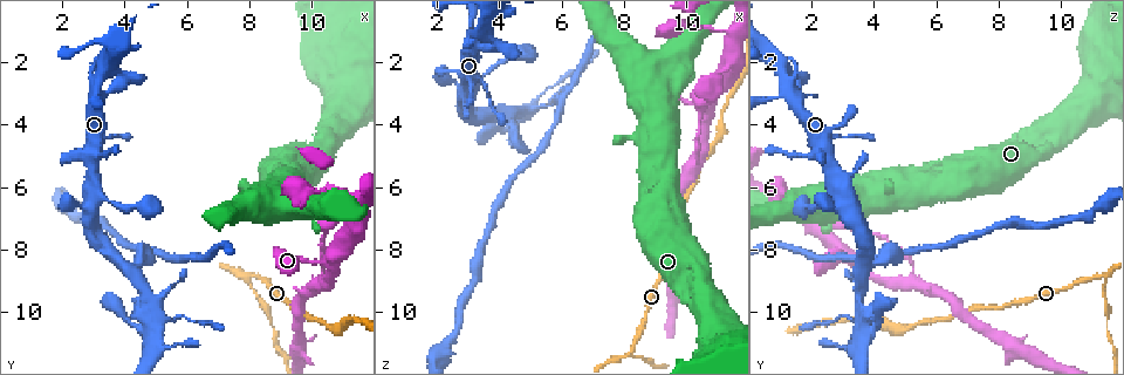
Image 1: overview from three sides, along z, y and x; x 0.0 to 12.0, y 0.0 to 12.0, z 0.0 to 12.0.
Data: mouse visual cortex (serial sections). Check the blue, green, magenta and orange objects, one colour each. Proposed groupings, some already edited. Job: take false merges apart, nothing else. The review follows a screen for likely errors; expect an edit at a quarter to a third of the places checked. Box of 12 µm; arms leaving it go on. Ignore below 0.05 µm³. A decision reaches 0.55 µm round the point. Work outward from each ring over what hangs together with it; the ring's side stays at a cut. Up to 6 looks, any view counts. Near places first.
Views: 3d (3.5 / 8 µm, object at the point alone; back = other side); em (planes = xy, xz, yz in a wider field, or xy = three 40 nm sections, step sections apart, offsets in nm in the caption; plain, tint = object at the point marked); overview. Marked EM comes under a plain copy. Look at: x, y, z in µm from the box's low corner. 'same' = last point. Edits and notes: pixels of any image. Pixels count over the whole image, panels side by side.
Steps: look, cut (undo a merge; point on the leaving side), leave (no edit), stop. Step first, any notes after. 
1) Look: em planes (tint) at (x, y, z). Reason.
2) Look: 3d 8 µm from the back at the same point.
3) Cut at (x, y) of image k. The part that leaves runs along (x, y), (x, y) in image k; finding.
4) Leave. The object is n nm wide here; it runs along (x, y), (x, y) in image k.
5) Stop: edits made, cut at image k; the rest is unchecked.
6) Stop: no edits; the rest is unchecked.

Look: 3d 3.5 µm at (5.1, 8.2, 5.0). Branch point.

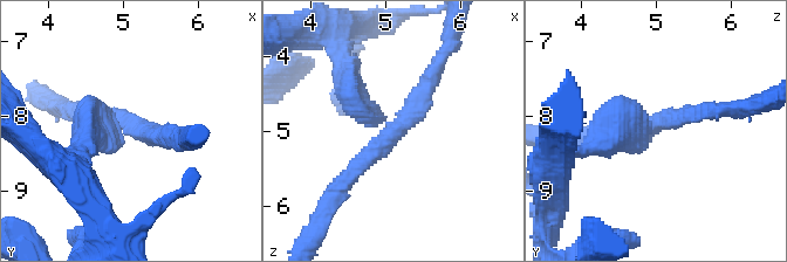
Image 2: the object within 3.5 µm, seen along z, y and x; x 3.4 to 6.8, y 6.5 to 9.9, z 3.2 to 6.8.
Look: em planes (tint) at (5.10, 8.15, 4.95). 3 arms meet here; the arms are 250, 250, 350 nm wide.

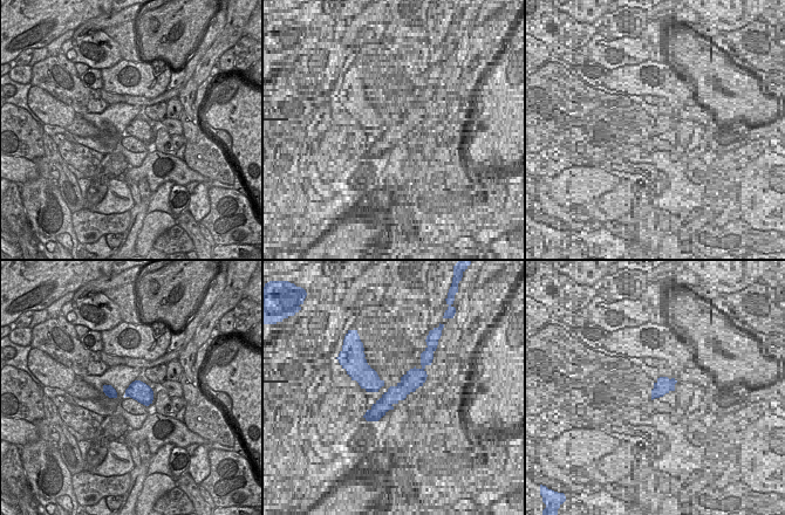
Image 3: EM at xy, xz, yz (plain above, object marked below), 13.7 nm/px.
Leave. The object is 280 nm wide here; it runs along (600, 144), (707, 111) in image 2; one cell here.

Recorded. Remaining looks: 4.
Look: 3d 8 µm at (10.2, 9.1, 5.2). Small branch off a trunk.

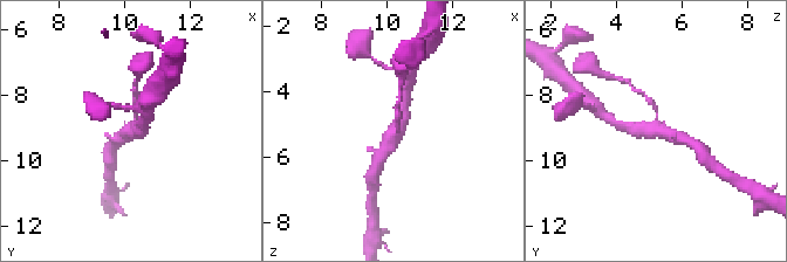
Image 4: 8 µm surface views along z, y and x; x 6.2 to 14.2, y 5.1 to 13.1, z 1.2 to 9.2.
Look: 3d 3.5 µm at (10.3, 9.1, 5.2). Zoom in.

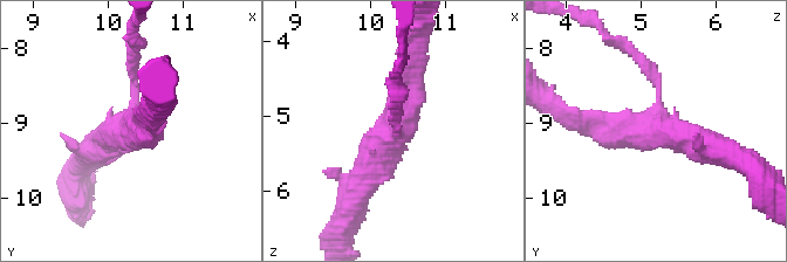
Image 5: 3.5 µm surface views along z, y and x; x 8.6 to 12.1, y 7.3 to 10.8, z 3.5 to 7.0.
Look: em xy step 5 (tint) at (10.30, 9.10, 5.20). 3 arms meet here; the arms are 150, 300, 400 nm wide; shape alone is not enough.

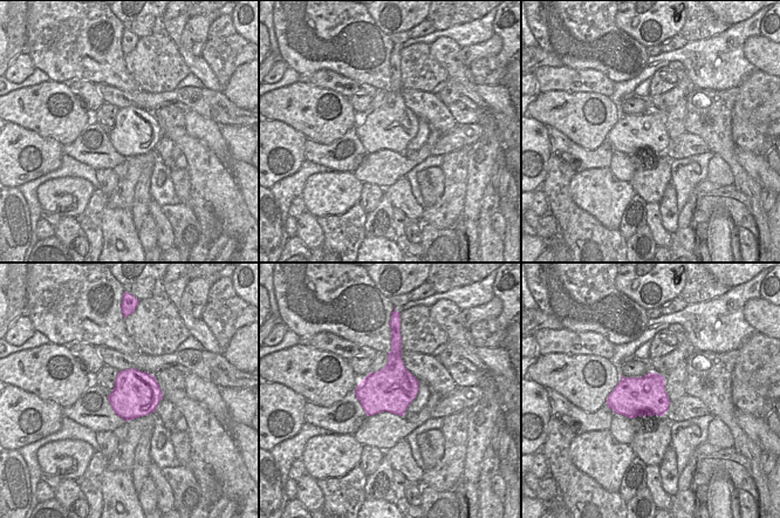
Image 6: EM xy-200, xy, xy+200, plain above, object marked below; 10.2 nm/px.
Leave. It runs along (415, 60), (399, 121), (357, 192) in image 5; all the same cell.

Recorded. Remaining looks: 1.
Stop: no edits; the rest is unchecked.

